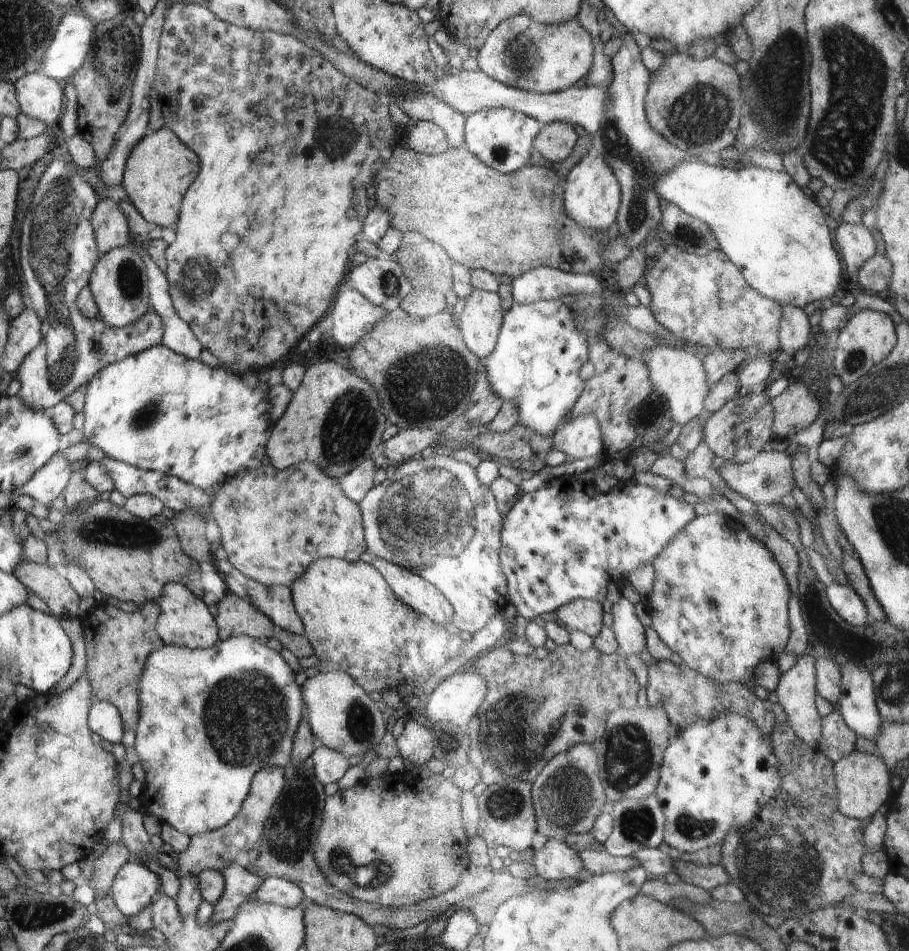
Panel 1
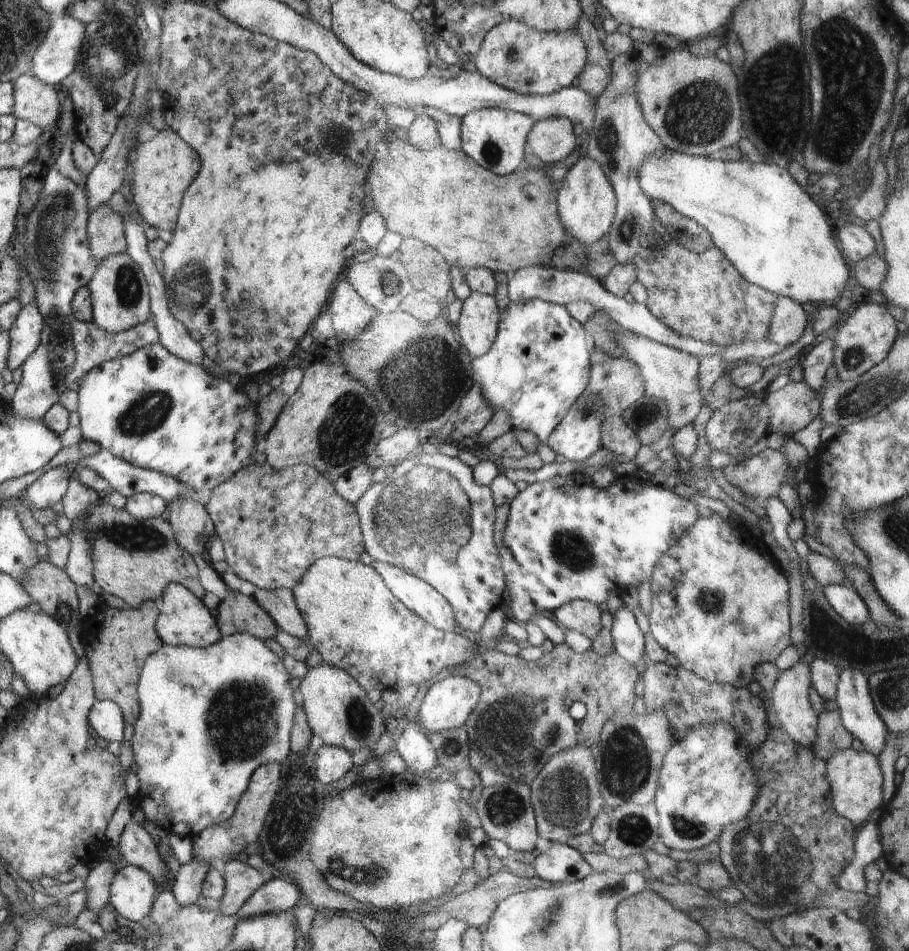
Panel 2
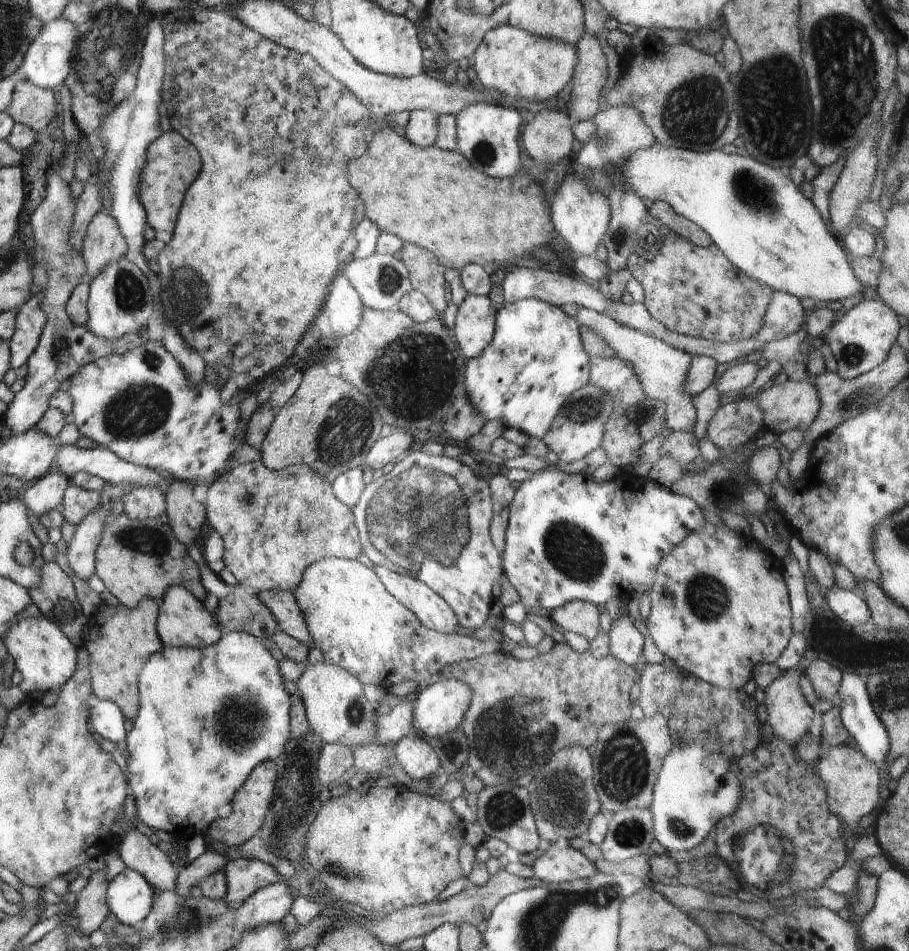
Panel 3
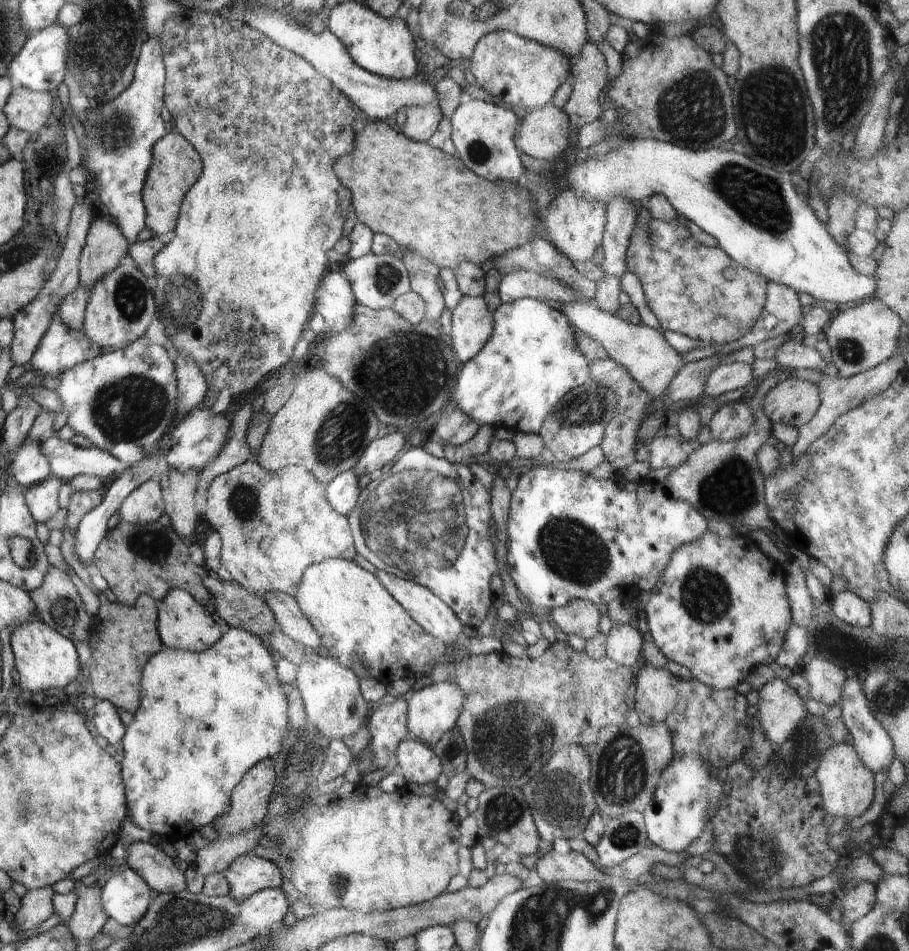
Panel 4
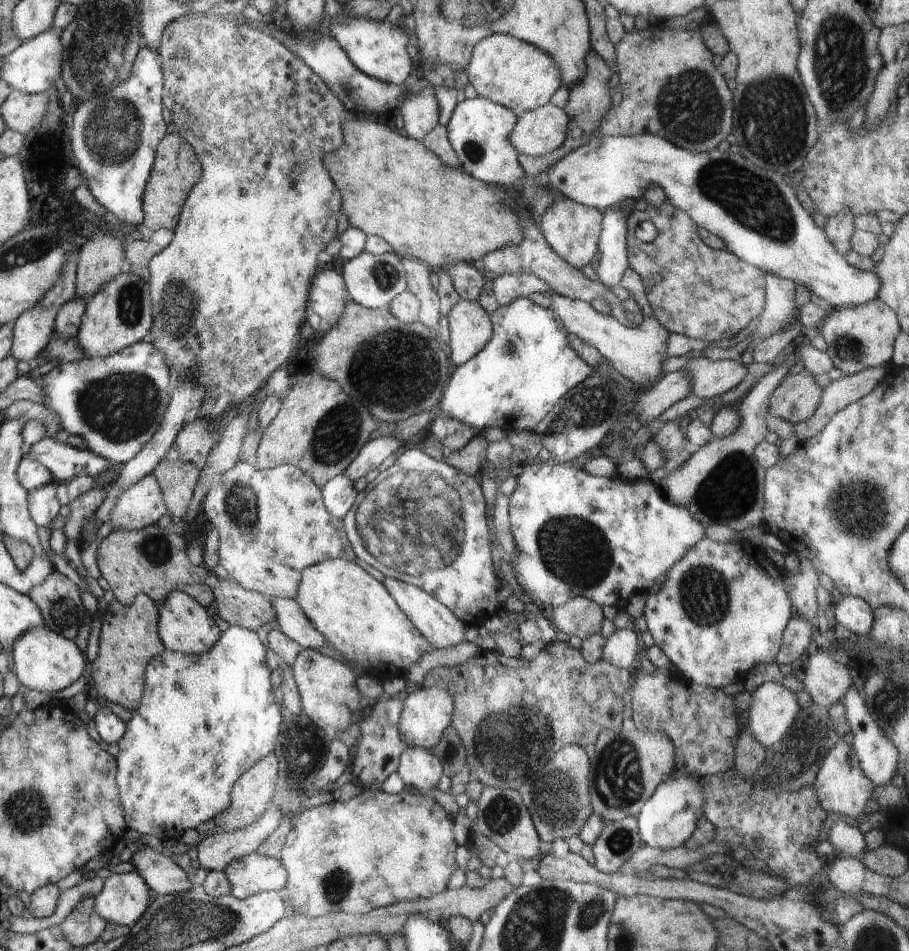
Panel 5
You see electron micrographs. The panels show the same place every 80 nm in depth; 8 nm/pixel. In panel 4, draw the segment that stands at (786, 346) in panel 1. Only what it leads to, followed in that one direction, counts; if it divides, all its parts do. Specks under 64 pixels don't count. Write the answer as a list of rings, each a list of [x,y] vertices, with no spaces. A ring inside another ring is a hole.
[[[770,282],[758,320],[750,332],[740,337],[740,342],[732,344],[732,348],[753,347],[765,340],[788,335],[796,324],[803,322],[804,311],[795,290]]]

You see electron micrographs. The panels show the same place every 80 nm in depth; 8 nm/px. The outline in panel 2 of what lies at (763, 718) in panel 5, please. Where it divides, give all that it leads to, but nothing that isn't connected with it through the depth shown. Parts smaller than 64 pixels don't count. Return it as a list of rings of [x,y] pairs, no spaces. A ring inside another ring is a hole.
[[[801,660],[796,666],[785,671],[779,671],[778,680],[776,680],[773,689],[768,694],[769,700],[776,711],[780,727],[787,732],[791,739],[794,739],[799,745],[807,749],[812,748],[819,740],[817,730],[818,713],[813,709],[809,699],[811,686],[809,664]]]

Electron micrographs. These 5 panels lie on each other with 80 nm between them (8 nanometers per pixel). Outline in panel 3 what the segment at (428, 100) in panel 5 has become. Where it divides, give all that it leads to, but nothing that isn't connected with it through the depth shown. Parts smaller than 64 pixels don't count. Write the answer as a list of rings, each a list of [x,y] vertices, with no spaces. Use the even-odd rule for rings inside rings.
[[[416,109],[404,128],[404,137],[416,146],[434,147],[437,141],[438,114],[428,109]]]

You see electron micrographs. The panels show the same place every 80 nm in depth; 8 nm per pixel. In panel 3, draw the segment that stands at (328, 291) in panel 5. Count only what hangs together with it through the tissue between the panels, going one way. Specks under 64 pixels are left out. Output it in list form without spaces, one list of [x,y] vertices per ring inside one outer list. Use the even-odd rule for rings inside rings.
[[[343,274],[332,281],[329,289],[321,312],[328,316],[336,338],[346,337],[361,325],[365,304]]]

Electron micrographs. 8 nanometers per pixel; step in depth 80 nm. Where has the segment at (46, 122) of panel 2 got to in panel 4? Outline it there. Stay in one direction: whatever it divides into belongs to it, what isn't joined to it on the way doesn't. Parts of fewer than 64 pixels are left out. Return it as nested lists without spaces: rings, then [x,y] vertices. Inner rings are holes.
[[[15,85],[2,112],[6,115],[10,127],[34,134],[46,124],[52,112],[50,91],[33,91]]]

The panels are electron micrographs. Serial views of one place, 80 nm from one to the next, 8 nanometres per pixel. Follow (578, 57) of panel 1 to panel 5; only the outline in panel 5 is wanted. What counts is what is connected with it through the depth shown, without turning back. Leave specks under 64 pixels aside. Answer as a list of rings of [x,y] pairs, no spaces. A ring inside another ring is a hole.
[[[492,34],[476,43],[465,70],[478,95],[508,107],[518,118],[548,103],[561,85],[561,68],[552,57],[504,34]]]

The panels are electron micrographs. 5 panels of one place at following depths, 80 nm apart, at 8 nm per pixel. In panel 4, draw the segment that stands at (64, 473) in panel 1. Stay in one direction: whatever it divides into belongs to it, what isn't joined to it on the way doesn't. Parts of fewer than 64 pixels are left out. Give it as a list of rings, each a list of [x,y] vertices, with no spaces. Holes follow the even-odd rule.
[[[54,476],[23,490],[28,508],[36,522],[46,522],[58,512],[58,490],[63,482]]]

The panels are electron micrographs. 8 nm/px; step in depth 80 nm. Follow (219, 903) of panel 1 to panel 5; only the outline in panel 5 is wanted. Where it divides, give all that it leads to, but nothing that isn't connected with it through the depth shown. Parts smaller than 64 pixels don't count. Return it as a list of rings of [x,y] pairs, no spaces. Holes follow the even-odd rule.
[[[256,851],[232,861],[224,871],[232,886],[231,894],[240,899],[260,891],[280,893],[287,886],[287,869],[282,861]]]

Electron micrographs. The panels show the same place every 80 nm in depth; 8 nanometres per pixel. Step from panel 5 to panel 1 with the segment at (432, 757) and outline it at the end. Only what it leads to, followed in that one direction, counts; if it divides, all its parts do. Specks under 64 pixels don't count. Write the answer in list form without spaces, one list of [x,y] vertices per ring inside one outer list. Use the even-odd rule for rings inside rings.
[[[409,716],[397,739],[397,754],[415,766],[424,766],[433,756],[432,740],[430,729]]]

